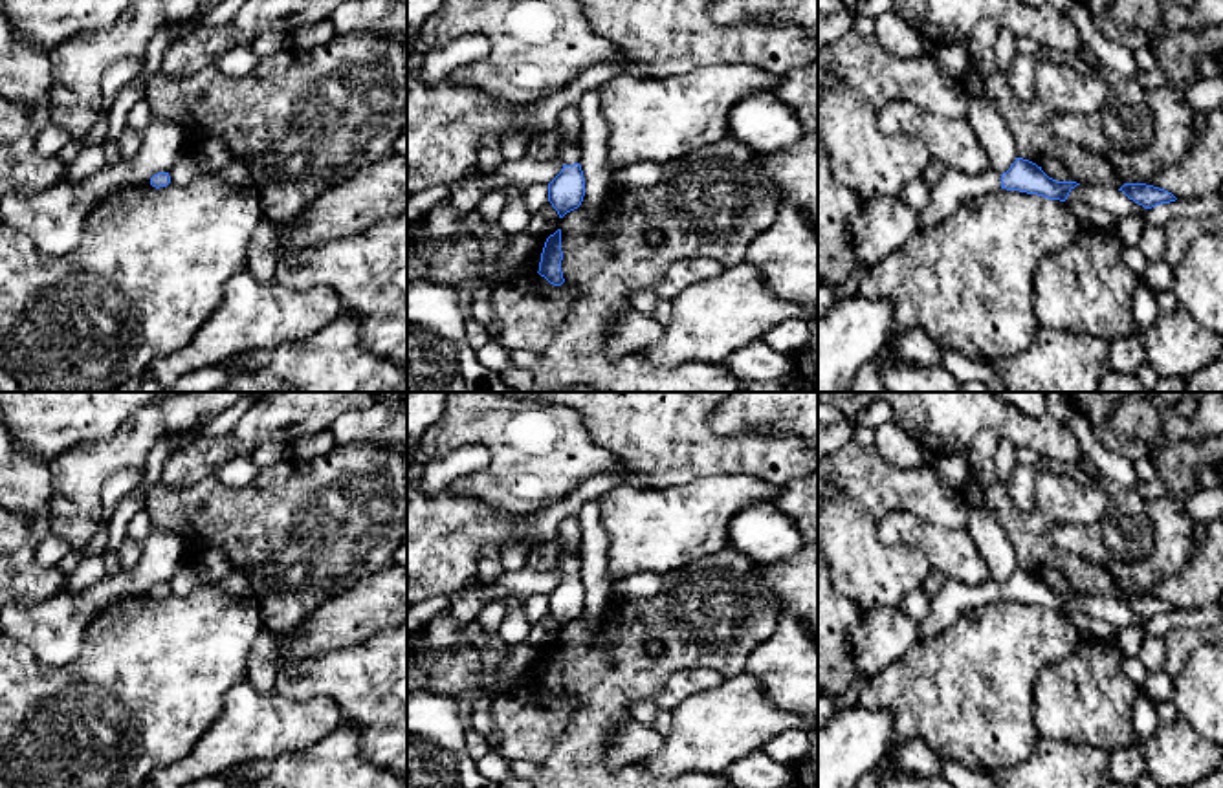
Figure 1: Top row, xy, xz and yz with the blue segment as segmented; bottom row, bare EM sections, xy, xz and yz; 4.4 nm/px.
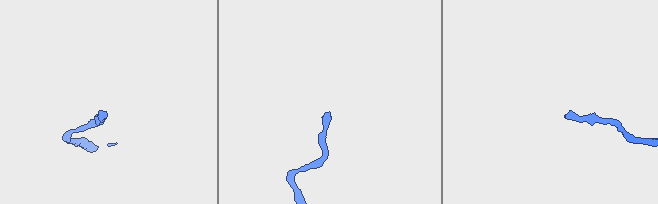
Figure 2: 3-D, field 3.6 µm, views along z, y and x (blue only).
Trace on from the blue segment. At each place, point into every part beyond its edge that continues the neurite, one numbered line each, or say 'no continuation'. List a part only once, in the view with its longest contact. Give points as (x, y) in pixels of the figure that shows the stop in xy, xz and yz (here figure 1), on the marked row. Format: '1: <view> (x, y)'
1: xz (569, 121)

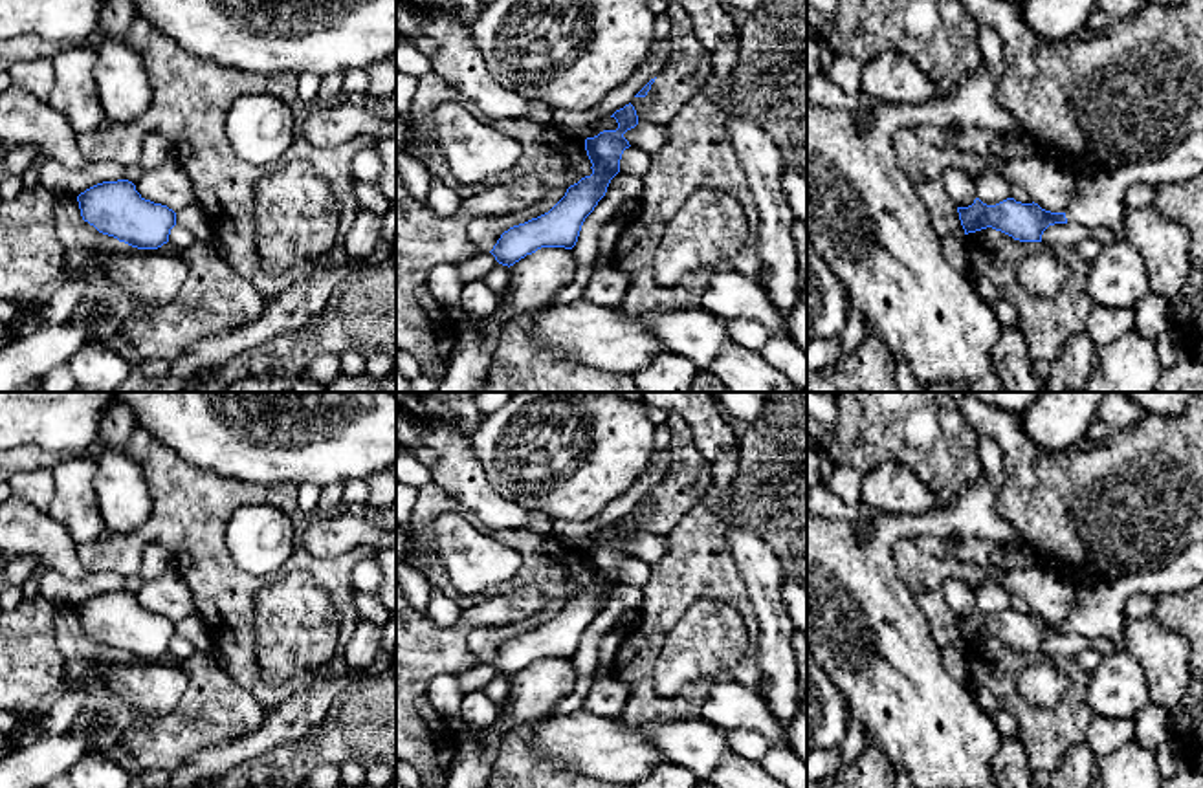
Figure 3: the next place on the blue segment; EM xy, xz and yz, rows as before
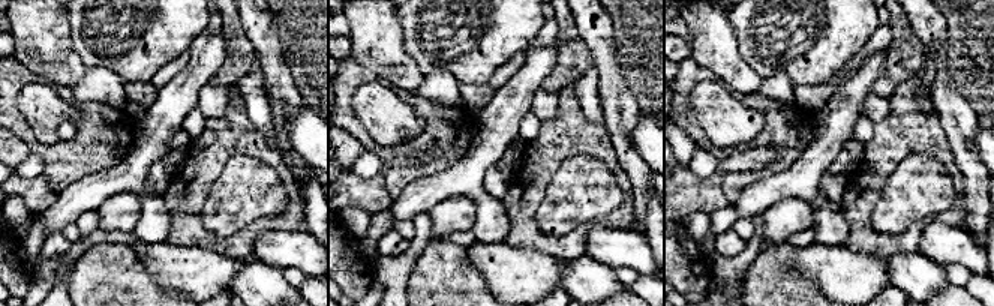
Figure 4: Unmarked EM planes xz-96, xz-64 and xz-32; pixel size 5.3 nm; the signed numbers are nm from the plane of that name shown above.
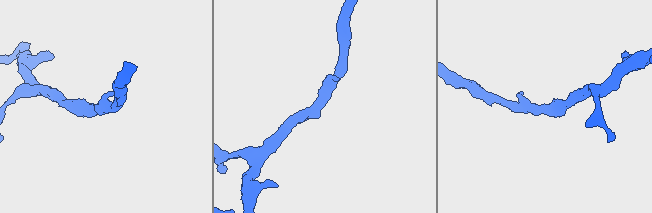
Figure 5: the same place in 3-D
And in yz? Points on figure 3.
1: yz (1099, 204)

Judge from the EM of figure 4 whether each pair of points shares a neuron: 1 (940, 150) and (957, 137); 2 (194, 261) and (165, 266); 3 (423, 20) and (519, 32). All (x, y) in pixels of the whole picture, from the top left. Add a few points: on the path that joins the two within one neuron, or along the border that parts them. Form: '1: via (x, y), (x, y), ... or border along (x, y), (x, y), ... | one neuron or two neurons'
1: border along (936, 114), (961, 177) | two neurons
2: via (186, 266), (173, 266) | one neuron
3: via (447, 20), (495, 20) | one neuron

